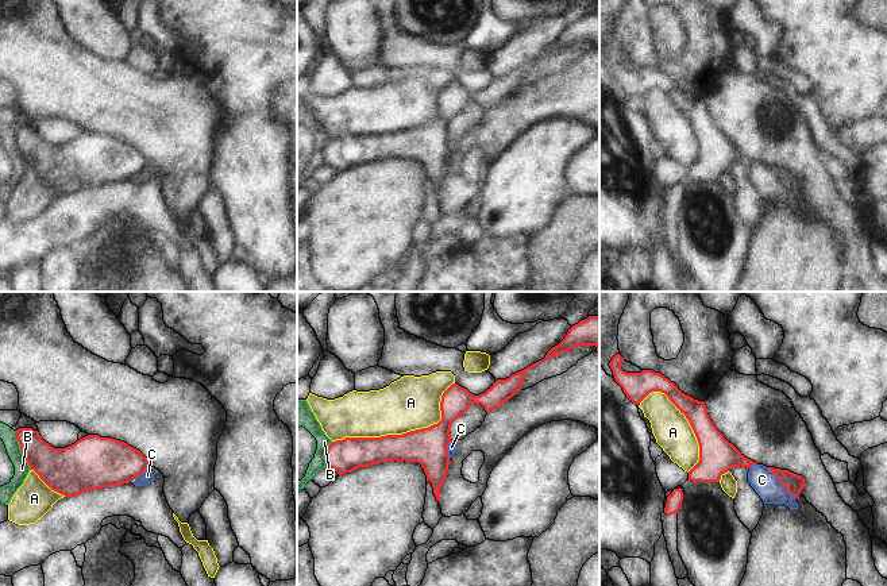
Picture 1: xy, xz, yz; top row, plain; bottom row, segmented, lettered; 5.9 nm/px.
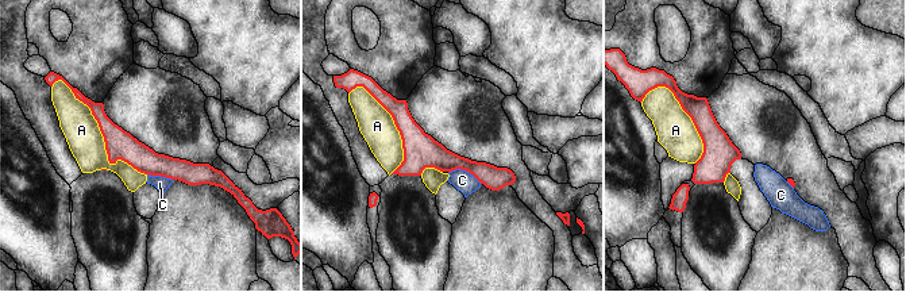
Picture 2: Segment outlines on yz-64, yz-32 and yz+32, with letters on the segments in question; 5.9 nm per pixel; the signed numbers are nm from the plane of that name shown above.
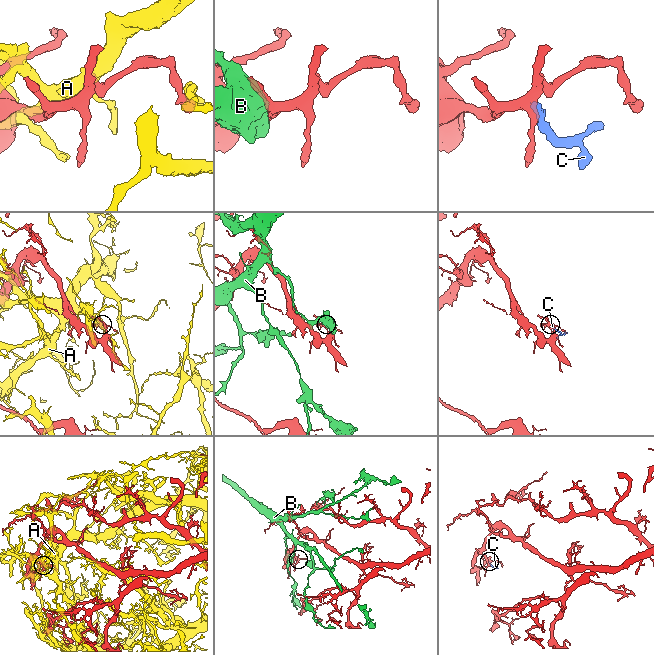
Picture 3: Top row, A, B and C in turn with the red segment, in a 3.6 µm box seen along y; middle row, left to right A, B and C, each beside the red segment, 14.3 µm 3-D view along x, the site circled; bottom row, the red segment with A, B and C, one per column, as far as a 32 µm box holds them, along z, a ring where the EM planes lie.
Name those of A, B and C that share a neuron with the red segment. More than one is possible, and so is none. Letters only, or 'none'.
none

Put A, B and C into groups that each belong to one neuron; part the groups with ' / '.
A C / B

